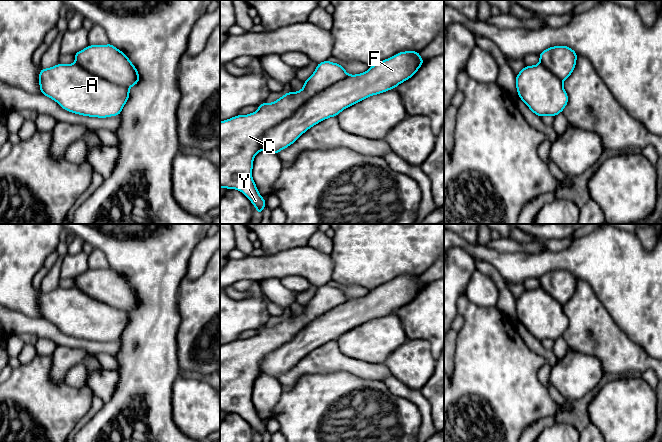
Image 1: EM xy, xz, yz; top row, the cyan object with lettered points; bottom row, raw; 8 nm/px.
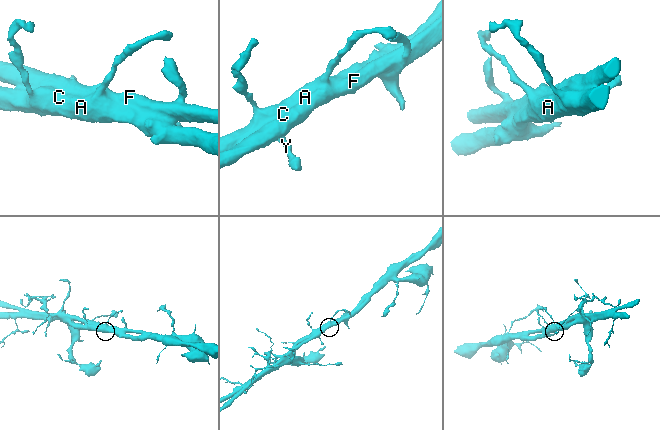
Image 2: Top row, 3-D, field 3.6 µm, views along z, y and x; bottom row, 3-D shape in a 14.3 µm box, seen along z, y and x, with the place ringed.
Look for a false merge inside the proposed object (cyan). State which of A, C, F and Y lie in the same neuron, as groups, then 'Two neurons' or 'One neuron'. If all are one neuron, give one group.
Groups: A C Y / F. Two neurons

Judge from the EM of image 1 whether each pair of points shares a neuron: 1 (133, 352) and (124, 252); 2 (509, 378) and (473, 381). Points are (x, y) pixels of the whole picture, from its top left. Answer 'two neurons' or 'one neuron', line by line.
1: one neuron
2: one neuron

